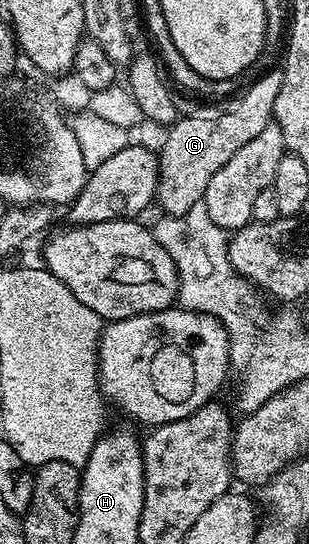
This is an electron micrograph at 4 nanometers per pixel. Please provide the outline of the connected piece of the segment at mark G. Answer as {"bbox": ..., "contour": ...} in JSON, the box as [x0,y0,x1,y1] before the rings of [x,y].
{"bbox":[158,71,284,217],"contour":[[[268,71],[255,78],[233,100],[232,109],[221,113],[208,113],[205,117],[181,116],[176,124],[167,130],[164,146],[158,149],[160,183],[158,205],[169,217],[185,217],[190,207],[201,204],[210,179],[227,163],[234,151],[255,139],[267,125],[273,124],[274,99],[278,99],[278,87],[284,82],[283,72]]]}

